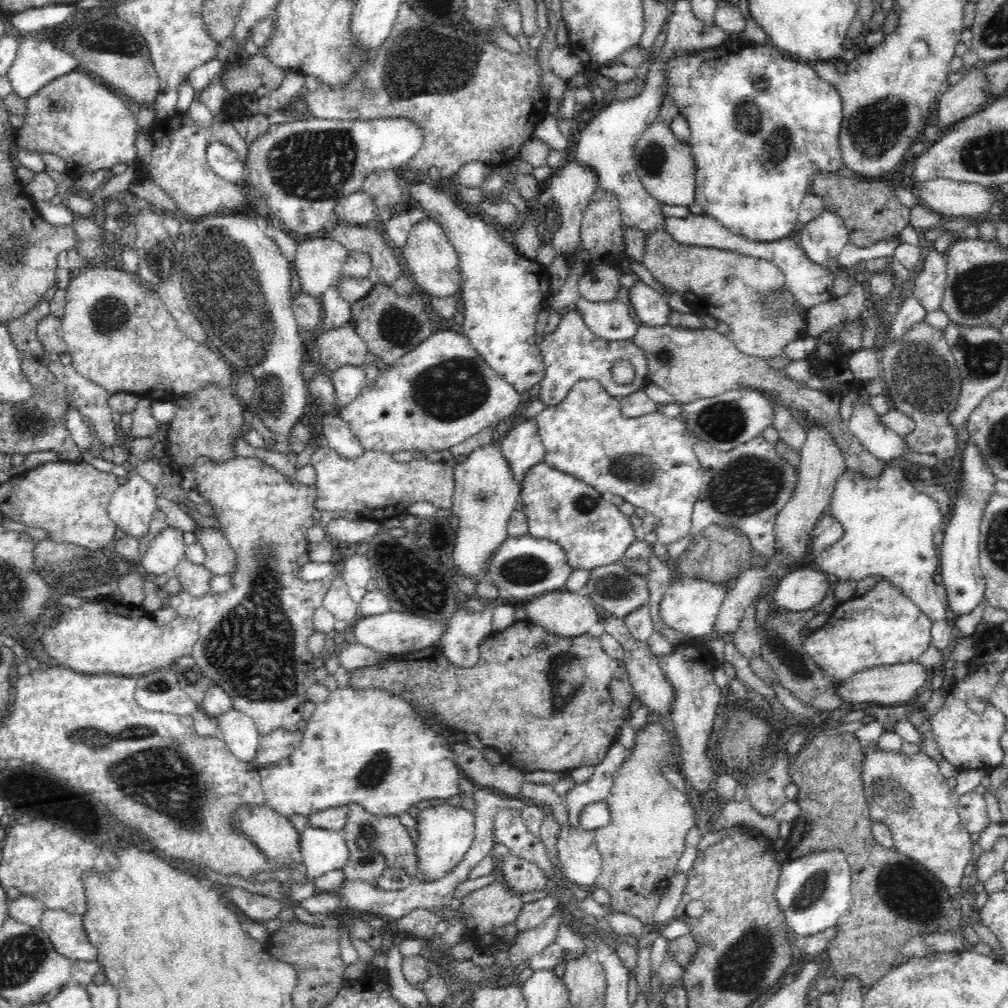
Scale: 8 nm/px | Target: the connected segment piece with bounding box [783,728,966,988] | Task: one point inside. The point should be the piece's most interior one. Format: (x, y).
(893, 898)

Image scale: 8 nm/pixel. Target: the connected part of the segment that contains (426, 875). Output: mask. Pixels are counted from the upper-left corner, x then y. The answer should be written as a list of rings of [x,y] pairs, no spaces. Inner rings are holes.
[[[443,804],[438,808],[427,808],[416,817],[420,838],[417,846],[416,870],[422,879],[432,882],[450,874],[468,853],[475,841],[475,816],[467,808],[456,808]]]

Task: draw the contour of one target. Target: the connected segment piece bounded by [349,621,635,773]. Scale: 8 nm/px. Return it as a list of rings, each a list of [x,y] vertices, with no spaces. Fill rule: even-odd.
[[[518,621],[503,631],[493,631],[491,635],[485,636],[484,640],[480,641],[479,649],[480,660],[472,668],[458,668],[458,666],[450,663],[450,660],[446,658],[446,655],[442,653],[438,645],[432,645],[421,651],[409,652],[405,655],[393,655],[393,657],[382,661],[380,664],[353,669],[353,673],[350,675],[349,686],[379,687],[380,690],[398,694],[400,698],[412,702],[411,705],[416,706],[416,710],[420,710],[420,714],[424,714],[423,720],[425,722],[432,722],[432,726],[436,726],[436,730],[440,730],[440,732],[444,730],[444,732],[448,732],[450,735],[460,732],[476,734],[481,739],[482,744],[489,745],[490,748],[494,748],[498,754],[501,754],[504,762],[524,773],[538,770],[570,773],[575,768],[580,768],[580,766],[595,767],[606,756],[608,749],[617,742],[619,726],[623,724],[624,719],[630,714],[631,710],[629,708],[632,700],[635,698],[635,694],[633,693],[633,686],[630,684],[624,661],[616,660],[606,654],[598,636],[582,634],[570,638],[562,637],[546,632],[541,626],[532,622]],[[540,642],[546,644],[546,648],[538,648]]]

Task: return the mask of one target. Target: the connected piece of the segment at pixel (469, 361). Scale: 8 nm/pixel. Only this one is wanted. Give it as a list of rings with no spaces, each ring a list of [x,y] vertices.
[[[438,330],[404,354],[384,374],[380,372],[376,386],[364,386],[364,390],[342,408],[341,417],[365,450],[389,455],[408,450],[412,454],[423,452],[426,455],[452,448],[478,434],[483,428],[496,426],[506,416],[514,416],[522,403],[520,395],[512,385],[492,371],[472,348],[466,336],[452,330]]]

